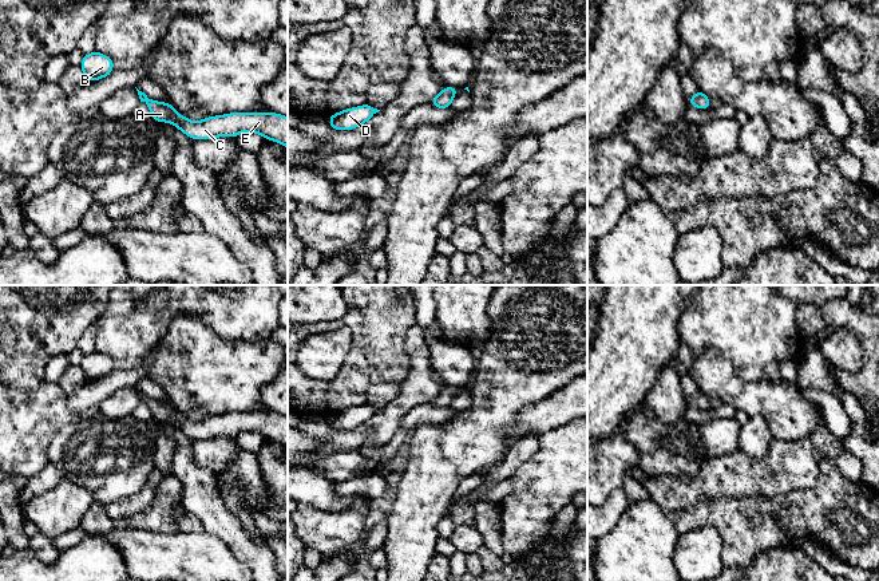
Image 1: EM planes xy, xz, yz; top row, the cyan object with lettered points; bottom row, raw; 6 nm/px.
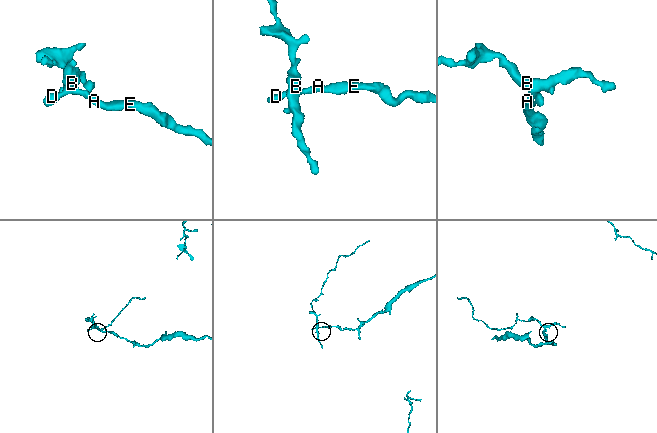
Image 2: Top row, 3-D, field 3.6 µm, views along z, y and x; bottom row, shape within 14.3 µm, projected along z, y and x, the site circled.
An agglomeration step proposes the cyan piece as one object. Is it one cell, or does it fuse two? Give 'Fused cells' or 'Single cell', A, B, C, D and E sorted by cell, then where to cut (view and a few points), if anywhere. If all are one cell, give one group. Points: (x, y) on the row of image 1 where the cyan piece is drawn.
Single cell. Groups: A B C D E. No split

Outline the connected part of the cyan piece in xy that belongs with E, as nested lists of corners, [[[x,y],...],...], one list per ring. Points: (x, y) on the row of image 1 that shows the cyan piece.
[[[138,91],[140,102],[144,102],[153,122],[170,122],[191,139],[209,139],[215,137],[235,138],[242,131],[261,134],[268,141],[280,142],[288,149],[288,118],[276,112],[230,112],[209,116],[199,122],[189,120],[179,115],[169,102],[161,103],[149,99]]]

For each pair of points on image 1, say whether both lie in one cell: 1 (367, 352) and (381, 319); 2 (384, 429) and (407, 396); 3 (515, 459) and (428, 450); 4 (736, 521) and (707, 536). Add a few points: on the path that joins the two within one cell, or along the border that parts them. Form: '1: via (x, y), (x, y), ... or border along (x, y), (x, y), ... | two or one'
1: via (375, 344), (379, 327) | one
2: via (387, 421), (402, 404) | one
3: border along (529, 435), (518, 439), (503, 454) | two
4: border along (687, 532), (713, 528), (723, 544), (723, 561) | two

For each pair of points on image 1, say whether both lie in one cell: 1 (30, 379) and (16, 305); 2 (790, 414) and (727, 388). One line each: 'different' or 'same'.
1: same
2: same

